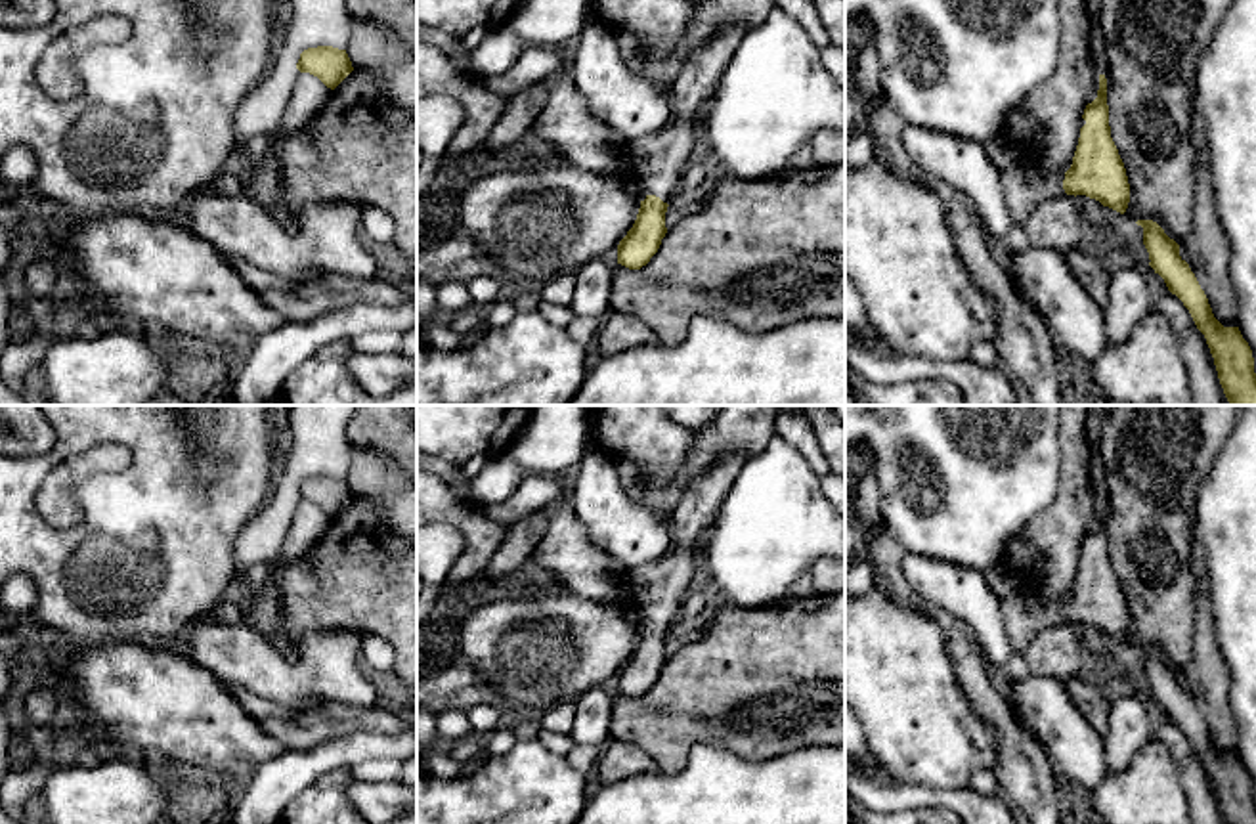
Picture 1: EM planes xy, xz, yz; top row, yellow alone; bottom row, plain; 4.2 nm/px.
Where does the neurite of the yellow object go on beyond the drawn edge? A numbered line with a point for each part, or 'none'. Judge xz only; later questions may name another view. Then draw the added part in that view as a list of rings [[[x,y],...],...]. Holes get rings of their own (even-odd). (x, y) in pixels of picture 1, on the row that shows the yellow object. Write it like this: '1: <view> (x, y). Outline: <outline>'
1: xz (660, 157). Outline: [[[726,25],[698,46],[673,82],[671,122],[658,132],[627,141],[629,161],[640,182],[640,201],[656,195],[669,205],[669,199],[681,189],[681,174],[700,155],[702,107],[719,84],[742,36],[742,25]]]

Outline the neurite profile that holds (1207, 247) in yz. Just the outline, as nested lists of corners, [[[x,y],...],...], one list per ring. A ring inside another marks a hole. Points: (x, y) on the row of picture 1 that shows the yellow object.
[[[1199,109],[1191,117],[1195,164],[1195,197],[1191,235],[1185,243],[1187,264],[1204,291],[1214,317],[1224,327],[1237,327],[1237,298],[1229,281],[1229,243],[1218,218],[1212,174],[1208,166],[1206,126]]]

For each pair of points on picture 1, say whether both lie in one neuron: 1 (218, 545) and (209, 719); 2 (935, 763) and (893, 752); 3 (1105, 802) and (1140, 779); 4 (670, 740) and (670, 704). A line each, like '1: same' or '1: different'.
1: different
2: same
3: same
4: same

